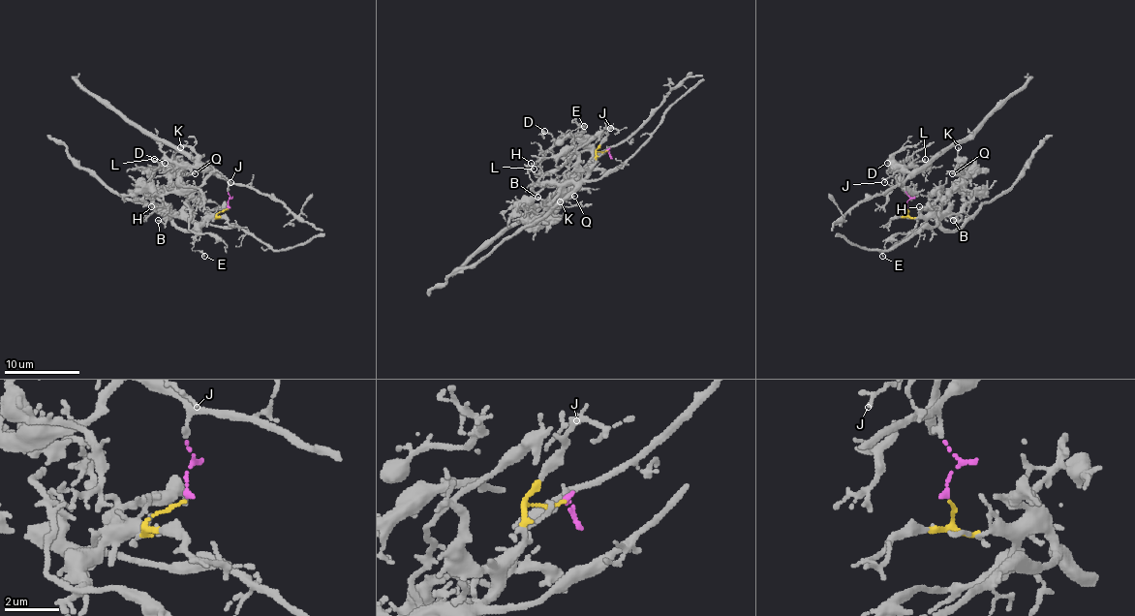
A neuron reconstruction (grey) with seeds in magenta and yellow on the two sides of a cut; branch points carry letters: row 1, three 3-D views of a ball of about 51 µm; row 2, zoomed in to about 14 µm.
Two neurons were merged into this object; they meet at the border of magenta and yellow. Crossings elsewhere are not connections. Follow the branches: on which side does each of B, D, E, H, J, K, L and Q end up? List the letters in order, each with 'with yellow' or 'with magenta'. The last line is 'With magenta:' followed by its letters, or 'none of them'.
B: with yellow
D: with magenta
E: with yellow
H: with yellow
J: with magenta
K: with yellow
L: with magenta
Q: with yellow
With magenta: D, J, L

